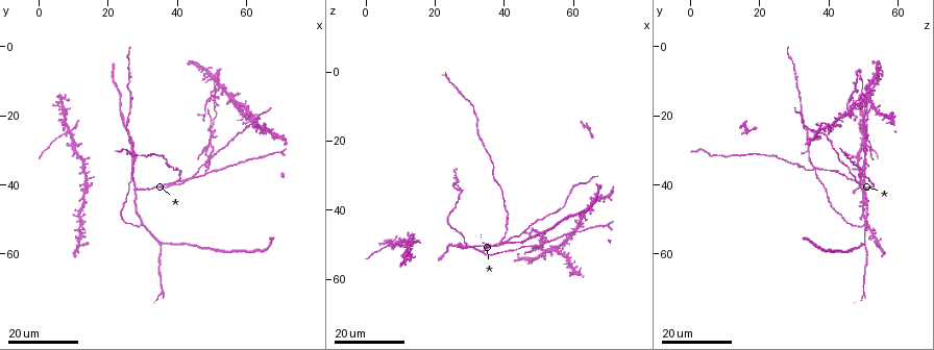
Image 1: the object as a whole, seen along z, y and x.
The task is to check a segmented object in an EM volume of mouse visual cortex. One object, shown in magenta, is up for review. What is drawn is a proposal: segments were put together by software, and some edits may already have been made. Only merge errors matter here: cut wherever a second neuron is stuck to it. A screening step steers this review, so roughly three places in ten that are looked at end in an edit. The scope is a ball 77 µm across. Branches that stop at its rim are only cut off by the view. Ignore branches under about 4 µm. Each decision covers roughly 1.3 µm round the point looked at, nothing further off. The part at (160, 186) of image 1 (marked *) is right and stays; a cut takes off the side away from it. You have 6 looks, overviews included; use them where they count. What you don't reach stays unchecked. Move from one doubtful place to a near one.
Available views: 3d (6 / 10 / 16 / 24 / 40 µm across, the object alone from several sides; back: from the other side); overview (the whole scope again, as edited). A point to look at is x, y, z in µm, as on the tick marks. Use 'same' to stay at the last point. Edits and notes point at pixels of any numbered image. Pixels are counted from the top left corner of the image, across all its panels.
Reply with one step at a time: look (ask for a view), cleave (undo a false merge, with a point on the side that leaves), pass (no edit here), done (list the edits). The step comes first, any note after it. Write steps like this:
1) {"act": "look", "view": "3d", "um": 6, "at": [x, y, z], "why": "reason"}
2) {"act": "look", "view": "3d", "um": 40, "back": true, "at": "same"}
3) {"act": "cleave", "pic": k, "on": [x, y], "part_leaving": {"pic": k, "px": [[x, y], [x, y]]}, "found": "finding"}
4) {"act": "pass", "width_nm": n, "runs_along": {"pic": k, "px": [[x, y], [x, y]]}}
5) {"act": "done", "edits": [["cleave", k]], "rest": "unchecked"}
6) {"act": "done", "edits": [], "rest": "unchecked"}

{"act": "look", "view": "3d", "um": 24, "at": [48.0, 36.5, 51.0], "why": "three-way junction"}

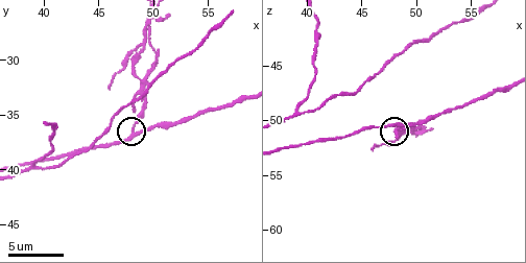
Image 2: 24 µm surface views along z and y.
{"act": "look", "view": "3d", "um": 10, "at": [48.4, 36.6, 50.4]}

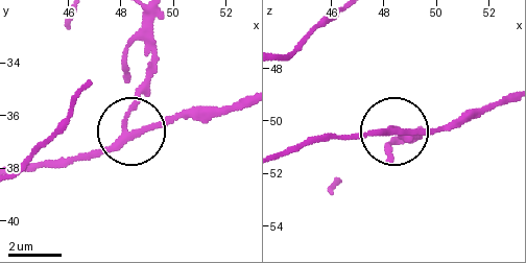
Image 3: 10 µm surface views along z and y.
{"act": "cleave", "pic": 3, "on": [139, 86], "side_arm_um": 35, "arms": 3, "found": "a second neuron is stuck on"}

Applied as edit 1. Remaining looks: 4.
{"act": "look", "view": "3d", "um": 10, "at": [39.2, 39.4, 49.0], "why": "three-way junction"}

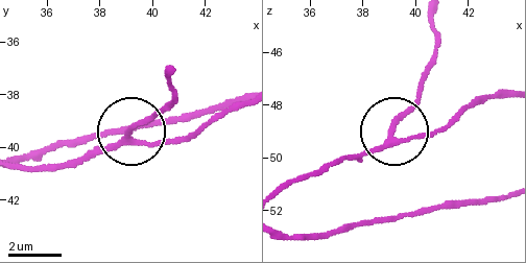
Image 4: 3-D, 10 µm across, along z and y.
{"act": "look", "view": "3d", "um": 10, "back": true, "at": [39.1, 39.5, 49.0], "why": "other side"}

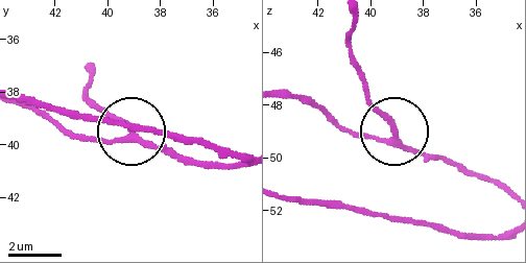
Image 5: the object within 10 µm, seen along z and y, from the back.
{"act": "pass", "runs_along": {"pic": 5, "px": [[498, 178], [406, 145], [361, 80]]}, "found": "all the same neuron"}

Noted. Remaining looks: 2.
{"act": "look", "view": "3d", "um": 24, "at": [33.5, 40.5, 52.5], "why": "two arms in line, one across"}

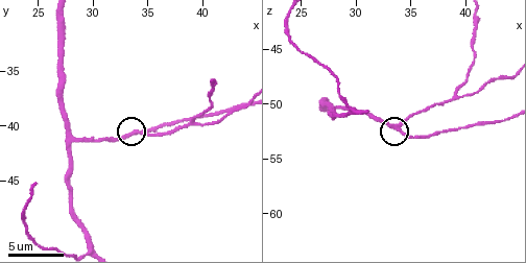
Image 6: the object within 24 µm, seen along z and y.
{"act": "look", "view": "3d", "um": 6, "at": [34.0, 40.8, 52.2], "why": "closer look"}

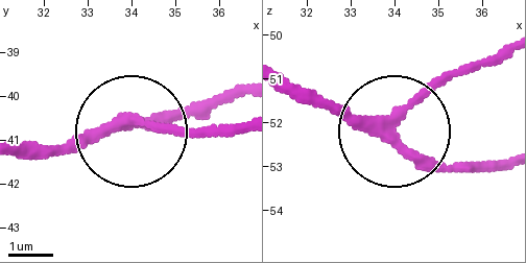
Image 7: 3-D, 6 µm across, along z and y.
{"act": "pass", "side_arm_um": 52, "runs_along": {"pic": 7, "px": [[441, 74], [400, 138], [494, 171]]}, "found": "all the same neuron"}

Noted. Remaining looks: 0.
{"act": "done", "edits": [["cleave", 3]], "rest": "unchecked"}

